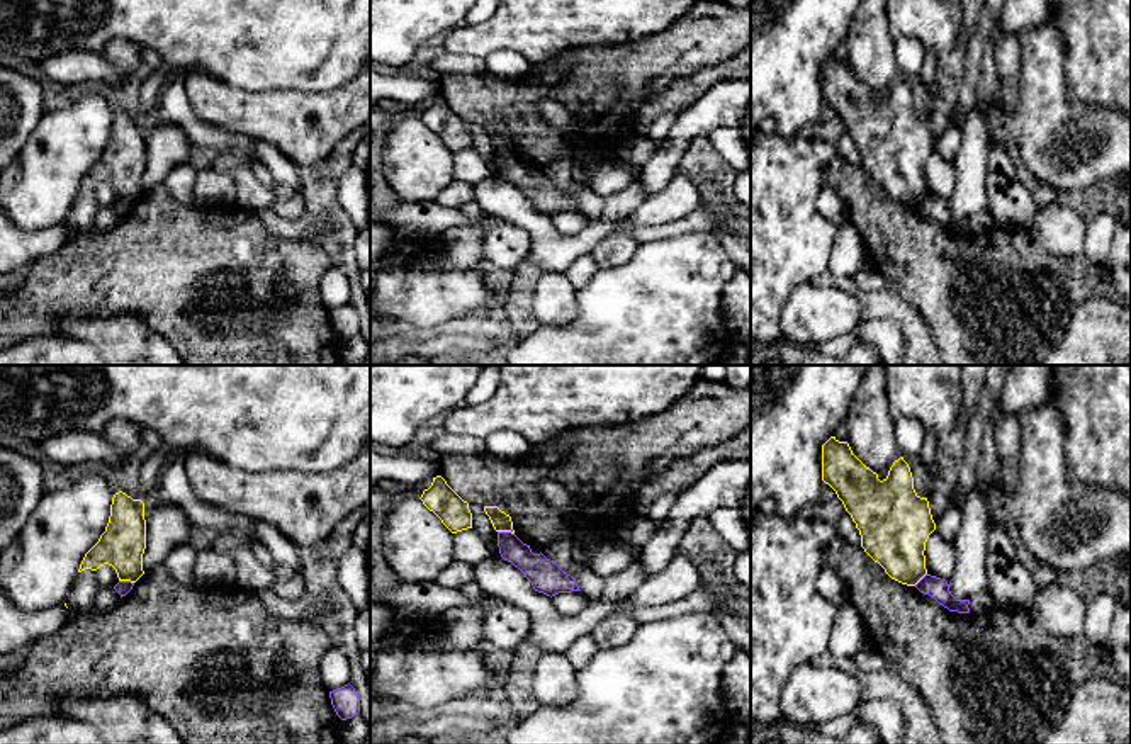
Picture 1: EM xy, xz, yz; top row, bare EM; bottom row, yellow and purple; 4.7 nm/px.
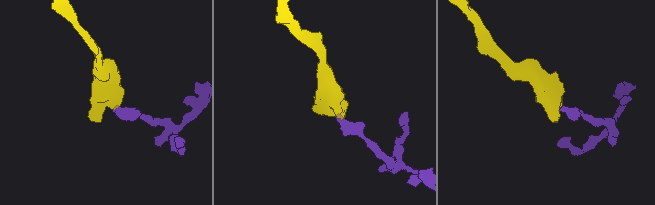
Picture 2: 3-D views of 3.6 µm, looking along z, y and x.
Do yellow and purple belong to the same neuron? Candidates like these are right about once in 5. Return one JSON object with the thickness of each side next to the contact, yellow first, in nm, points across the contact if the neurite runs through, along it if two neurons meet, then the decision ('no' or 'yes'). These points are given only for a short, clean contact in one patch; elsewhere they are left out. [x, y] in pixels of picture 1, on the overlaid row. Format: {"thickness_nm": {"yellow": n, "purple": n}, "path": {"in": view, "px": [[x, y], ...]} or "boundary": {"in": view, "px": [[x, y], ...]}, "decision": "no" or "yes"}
{"thickness_nm": {"yellow": 90, "purple": 140}, "boundary": {"in": "xz", "px": [[498, 530], [513, 534]]}, "decision": "no"}

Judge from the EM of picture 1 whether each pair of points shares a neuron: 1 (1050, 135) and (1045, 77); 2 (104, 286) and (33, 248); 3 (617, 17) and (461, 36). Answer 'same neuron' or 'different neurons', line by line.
1: same neuron
2: different neurons
3: same neuron

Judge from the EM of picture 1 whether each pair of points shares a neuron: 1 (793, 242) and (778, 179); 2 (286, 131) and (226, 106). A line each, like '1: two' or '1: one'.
1: one
2: one

